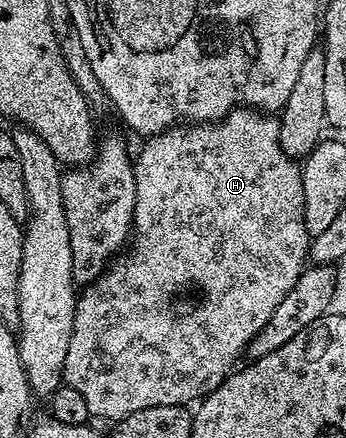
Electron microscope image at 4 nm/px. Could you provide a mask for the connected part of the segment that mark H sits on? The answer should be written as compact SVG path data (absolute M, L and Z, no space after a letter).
M239 106L220 120L190 122L185 126L168 128L149 137L143 144L146 145L136 152L134 160L136 206L132 239L102 275L81 289L74 305L72 342L68 342L68 354L62 367L64 384L84 398L91 417L99 416L109 422L123 420L128 414L136 414L136 410L148 410L148 406L186 406L191 403L189 400L201 401L209 392L219 388L223 380L235 371L237 360L243 359L246 345L256 338L260 330L264 330L276 306L284 302L284 294L296 286L296 278L300 278L303 268L307 267L312 239L304 226L302 170L299 161L280 146L280 126L273 115L249 106Z

